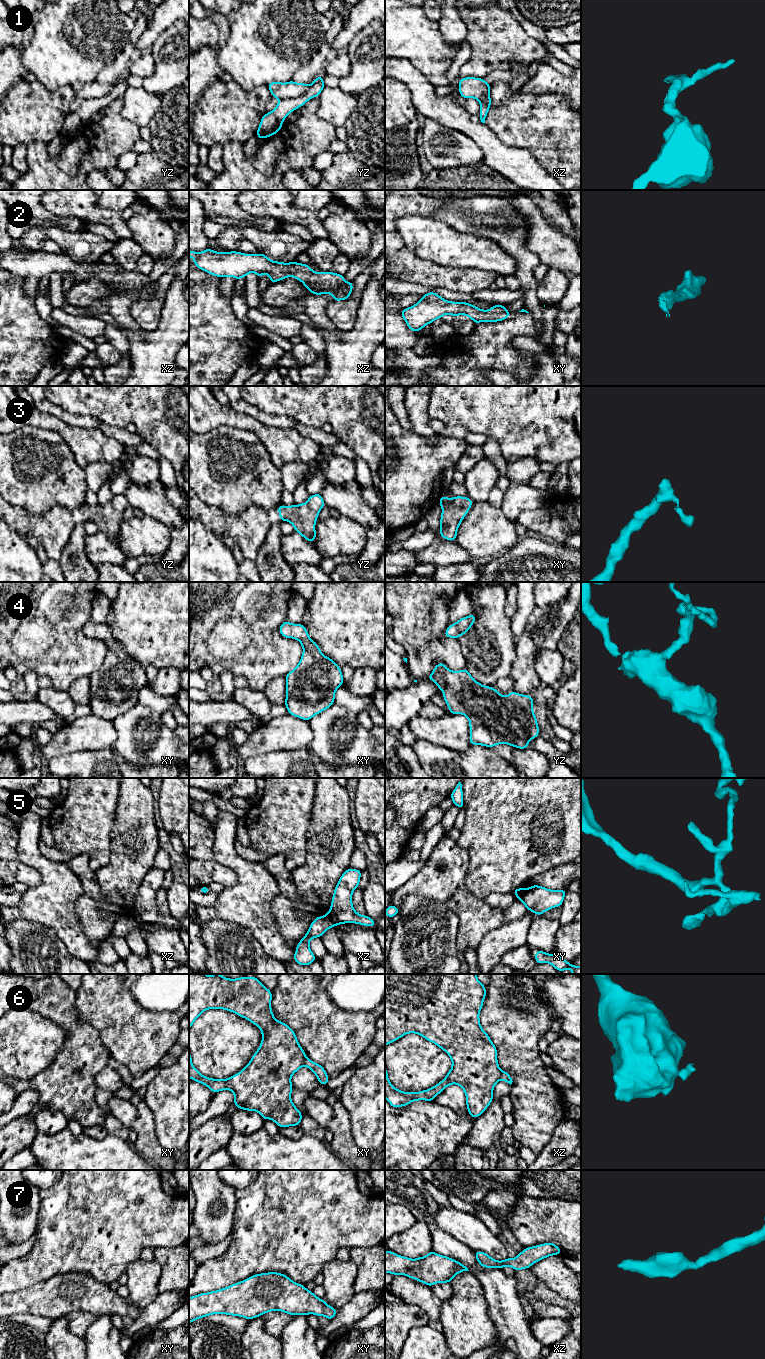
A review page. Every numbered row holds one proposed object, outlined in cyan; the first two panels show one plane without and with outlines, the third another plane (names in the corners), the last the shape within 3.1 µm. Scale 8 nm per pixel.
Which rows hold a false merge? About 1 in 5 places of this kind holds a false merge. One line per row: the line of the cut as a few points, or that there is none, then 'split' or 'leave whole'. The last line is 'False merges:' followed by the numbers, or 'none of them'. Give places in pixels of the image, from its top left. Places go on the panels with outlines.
1: cut yz (309, 85), (304, 94), (279, 100); split
2: cut none; leave whole
3: cut none; leave whole
4: cut none; leave whole
5: cut xy (528, 888), (517, 897); split
6: cut xy (307, 1058), (304, 1064); split
7: cut none; leave whole
False merges: 1, 5, 6

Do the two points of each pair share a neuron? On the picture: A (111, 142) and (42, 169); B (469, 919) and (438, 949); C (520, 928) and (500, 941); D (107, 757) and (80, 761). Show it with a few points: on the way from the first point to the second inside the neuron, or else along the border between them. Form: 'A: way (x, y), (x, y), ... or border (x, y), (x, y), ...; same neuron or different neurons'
A: way (94, 151), (82, 155), (68, 169), (59, 169); same neuron
B: border (448, 908), (458, 919), (456, 947), (463, 953); different neurons
C: way (515, 932), (505, 938); same neuron
D: way (100, 761), (87, 761); same neuron

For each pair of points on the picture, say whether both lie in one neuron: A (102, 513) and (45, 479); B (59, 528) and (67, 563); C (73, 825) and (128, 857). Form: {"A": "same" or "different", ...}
{"A": "different", "B": "different", "C": "different"}

